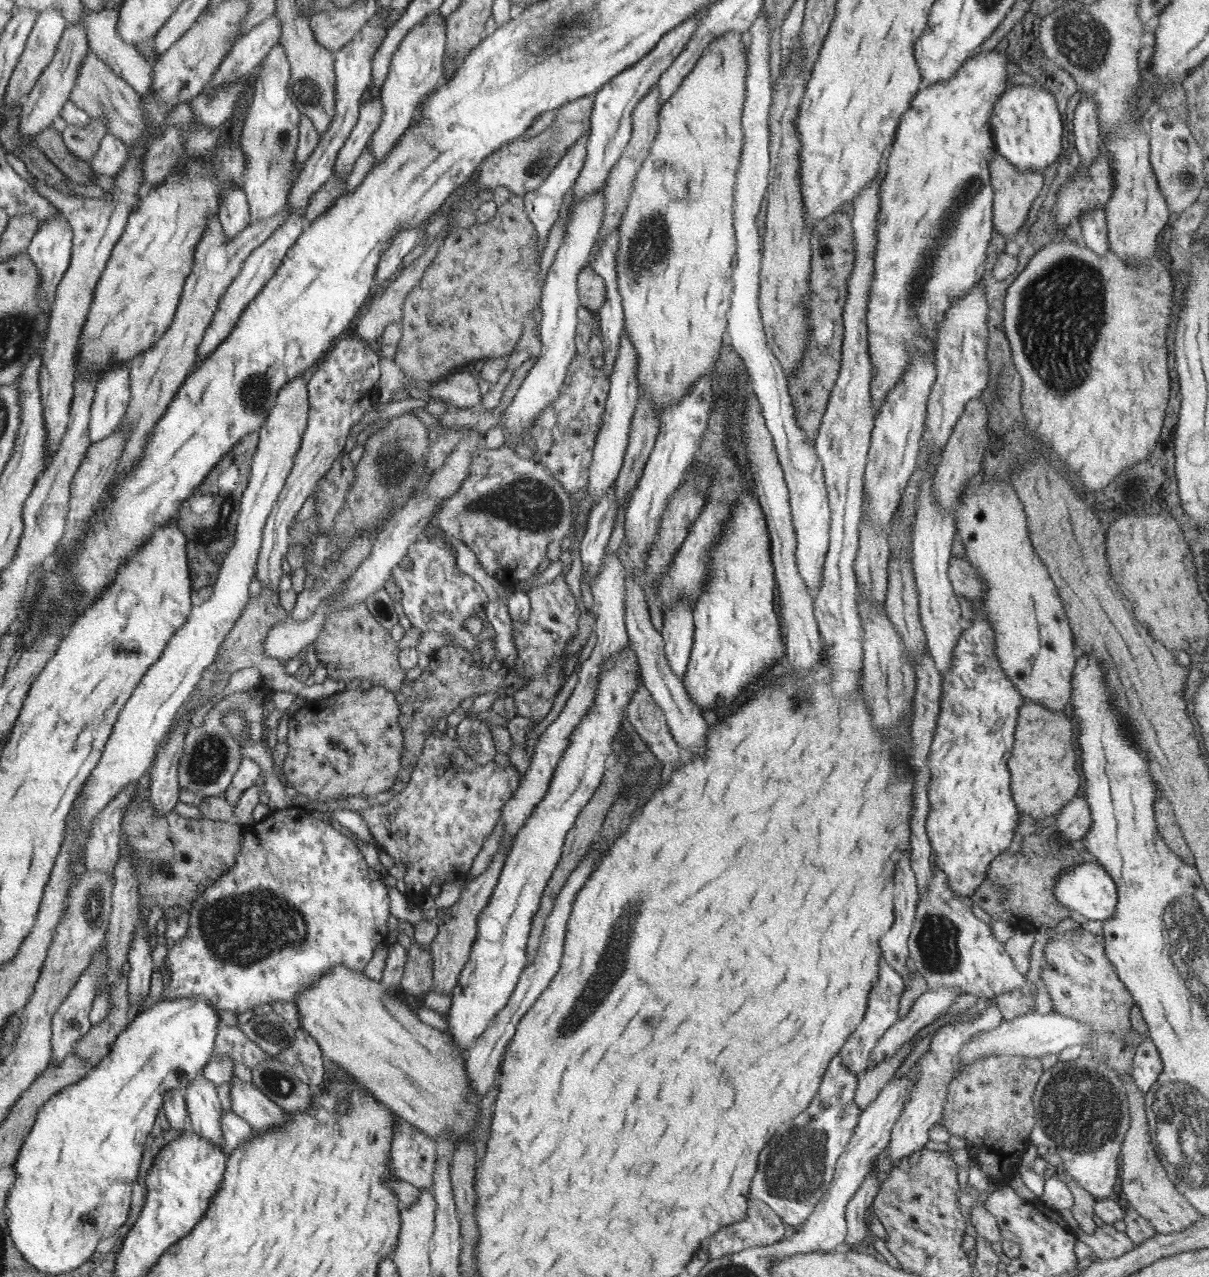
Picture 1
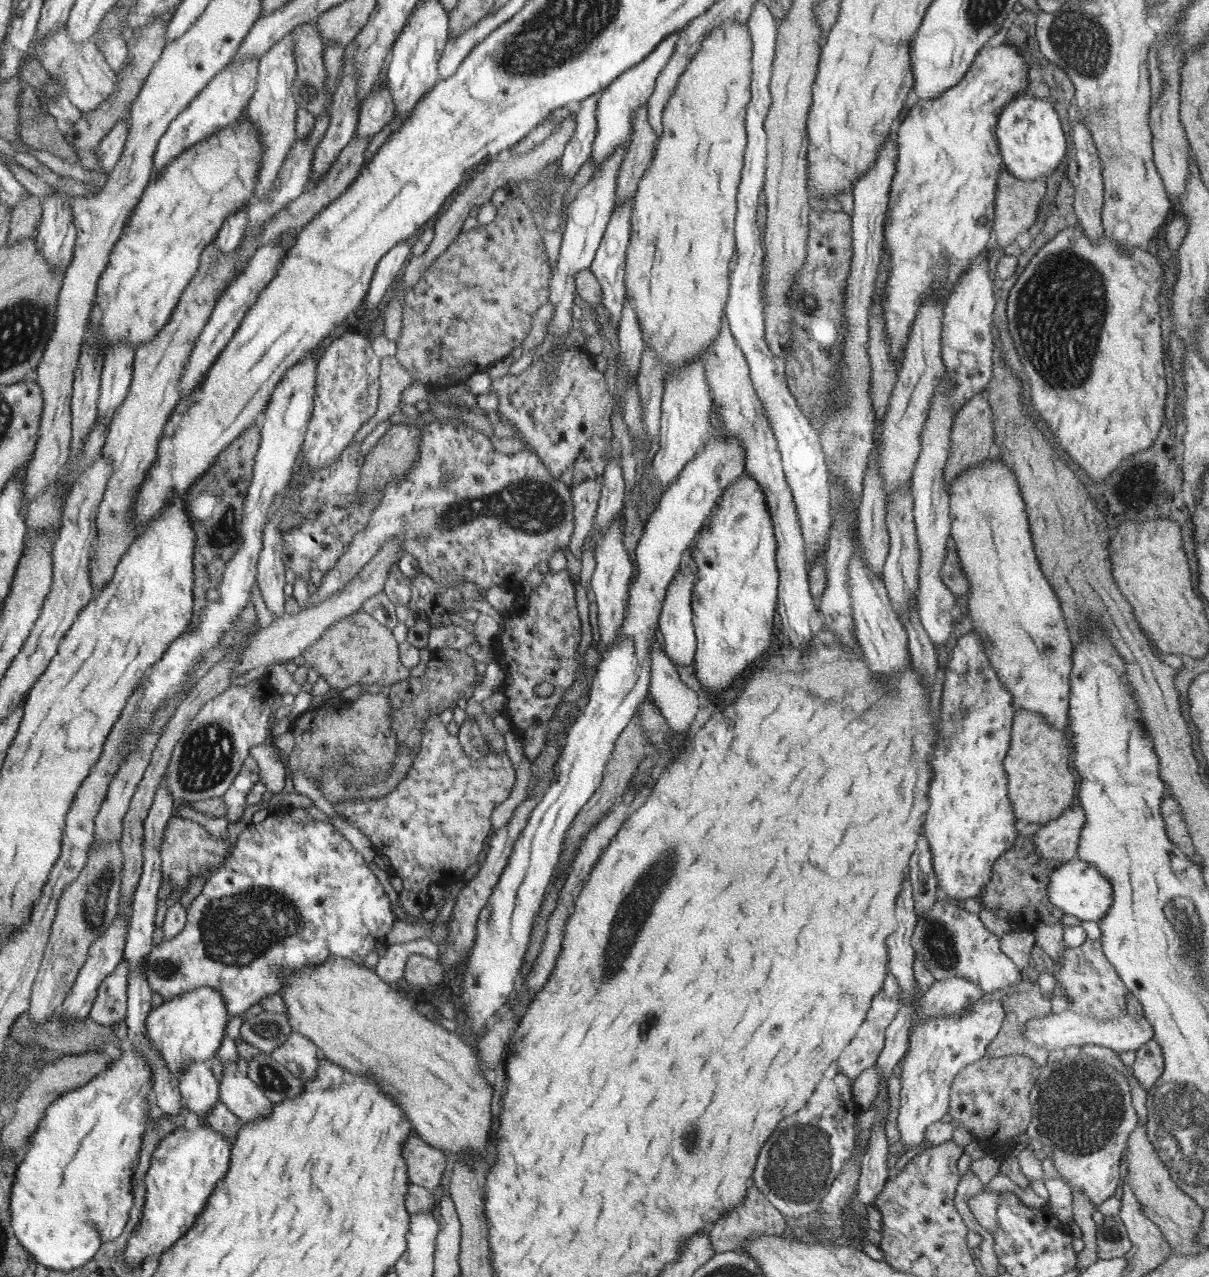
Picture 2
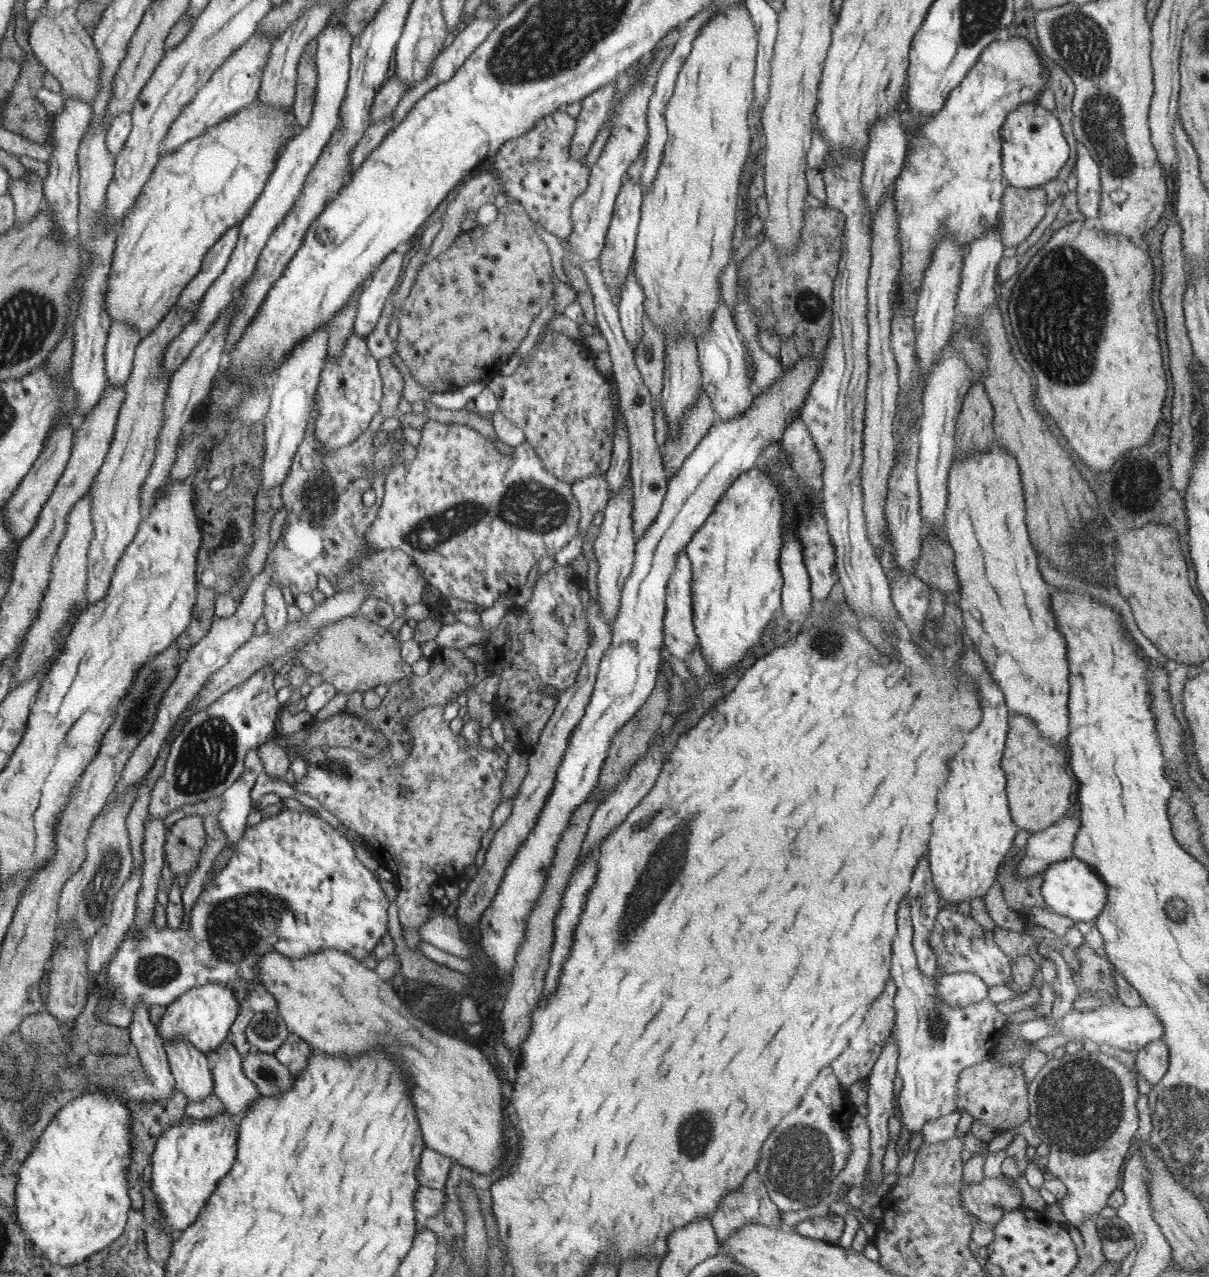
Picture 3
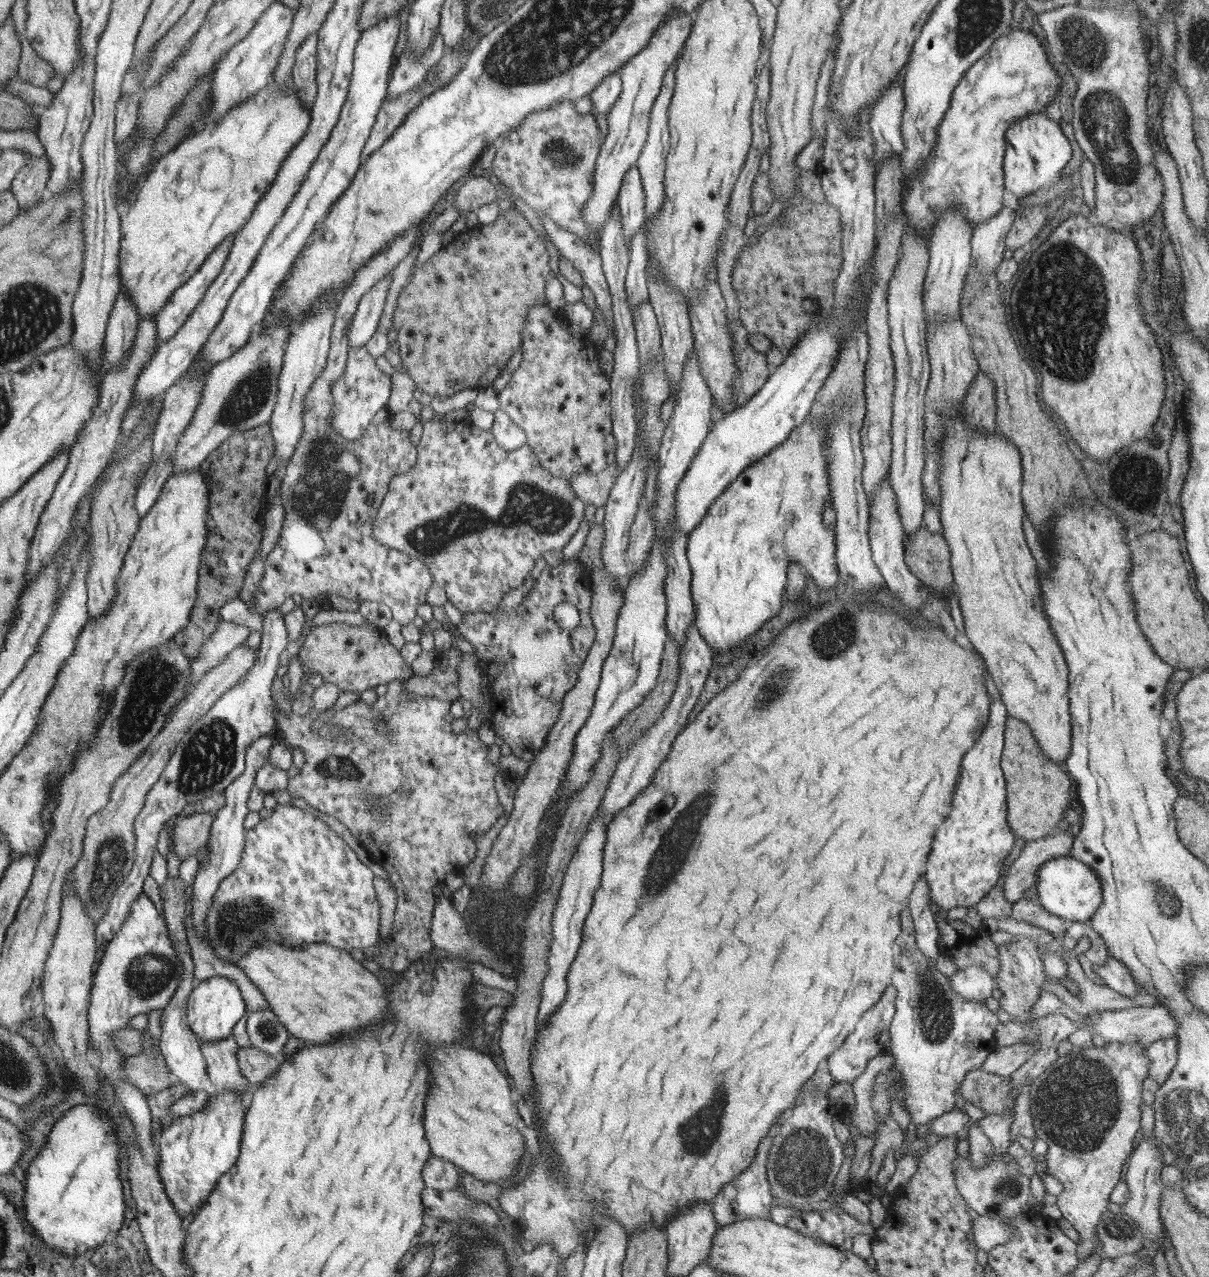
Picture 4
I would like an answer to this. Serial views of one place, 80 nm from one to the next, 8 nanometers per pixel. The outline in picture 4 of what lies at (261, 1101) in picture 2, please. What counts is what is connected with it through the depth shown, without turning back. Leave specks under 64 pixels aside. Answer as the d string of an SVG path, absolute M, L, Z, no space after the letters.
M234 1039L205 1043L199 1041L199 1052L205 1061L206 1075L215 1087L215 1092L241 1091L247 1093L247 1080L243 1078L239 1065L237 1064L237 1046Z

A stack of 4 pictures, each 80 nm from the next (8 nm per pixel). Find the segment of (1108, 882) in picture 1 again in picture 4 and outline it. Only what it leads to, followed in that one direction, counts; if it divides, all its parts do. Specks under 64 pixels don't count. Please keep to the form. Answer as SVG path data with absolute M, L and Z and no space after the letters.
M1059 856L1044 862L1036 872L1037 902L1051 914L1065 921L1090 920L1102 901L1102 888L1095 873L1082 862L1069 856Z

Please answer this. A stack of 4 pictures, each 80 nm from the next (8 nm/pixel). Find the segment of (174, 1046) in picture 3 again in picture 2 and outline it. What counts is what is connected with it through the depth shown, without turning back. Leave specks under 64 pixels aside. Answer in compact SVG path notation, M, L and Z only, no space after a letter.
M188 1062L177 1077L181 1104L193 1112L198 1125L207 1125L206 1114L218 1102L218 1081L208 1062Z

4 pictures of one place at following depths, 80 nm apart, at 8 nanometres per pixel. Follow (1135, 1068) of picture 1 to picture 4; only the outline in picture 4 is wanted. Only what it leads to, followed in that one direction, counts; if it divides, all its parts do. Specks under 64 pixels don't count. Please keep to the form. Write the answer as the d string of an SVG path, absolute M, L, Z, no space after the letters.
M1161 1038L1146 1046L1145 1057L1149 1064L1147 1076L1161 1085L1171 1074L1173 1065L1177 1064L1177 1041L1175 1038Z

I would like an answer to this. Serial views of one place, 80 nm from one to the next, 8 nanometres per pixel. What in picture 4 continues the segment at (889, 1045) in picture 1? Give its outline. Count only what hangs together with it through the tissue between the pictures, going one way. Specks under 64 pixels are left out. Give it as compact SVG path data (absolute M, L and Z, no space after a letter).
M968 966L948 977L949 986L957 996L965 1000L982 1001L993 990L995 980L978 966Z

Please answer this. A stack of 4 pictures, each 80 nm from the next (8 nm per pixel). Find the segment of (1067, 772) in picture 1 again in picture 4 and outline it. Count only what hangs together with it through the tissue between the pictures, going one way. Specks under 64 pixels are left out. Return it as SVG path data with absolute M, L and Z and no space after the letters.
M1007 718L1005 722L1005 744L1001 752L1001 770L1005 776L1007 788L1006 817L1008 825L1024 842L1043 838L1051 833L1057 822L1069 810L1069 786L1065 771L1059 769L1059 764L1046 757L1032 730L1016 718Z

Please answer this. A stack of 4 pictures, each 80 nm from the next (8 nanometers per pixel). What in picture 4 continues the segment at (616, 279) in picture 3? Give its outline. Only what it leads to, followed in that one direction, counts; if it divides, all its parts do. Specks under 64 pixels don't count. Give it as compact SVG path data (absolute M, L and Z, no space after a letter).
M633 165L625 174L623 175L621 181L621 187L619 188L617 194L617 208L618 208L618 220L620 220L622 239L627 242L627 247L629 247L629 242L632 239L633 233L638 231L638 228L643 228L644 224L644 193L641 187L640 176L638 175L638 168Z

